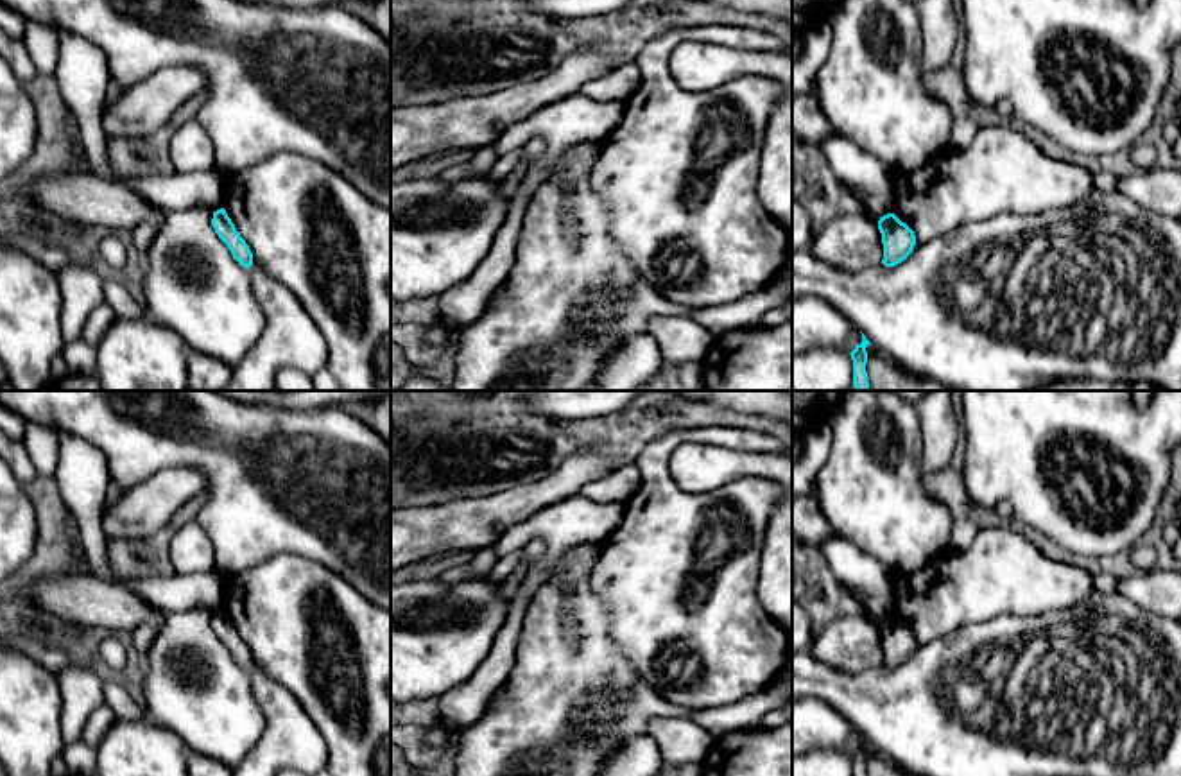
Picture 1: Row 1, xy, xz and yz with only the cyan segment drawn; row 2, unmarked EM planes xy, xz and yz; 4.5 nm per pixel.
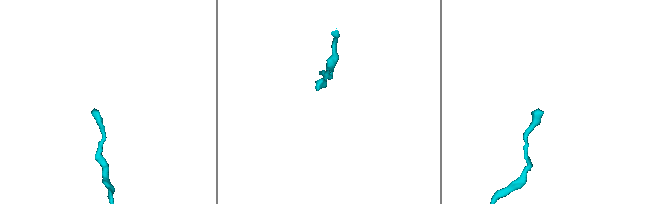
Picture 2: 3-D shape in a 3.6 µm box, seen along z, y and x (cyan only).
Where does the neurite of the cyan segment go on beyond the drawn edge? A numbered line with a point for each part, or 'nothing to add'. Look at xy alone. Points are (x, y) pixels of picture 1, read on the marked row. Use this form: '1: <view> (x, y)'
nothing to add

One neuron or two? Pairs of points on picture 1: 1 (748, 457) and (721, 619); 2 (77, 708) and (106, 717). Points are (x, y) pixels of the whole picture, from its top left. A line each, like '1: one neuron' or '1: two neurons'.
1: two neurons
2: two neurons

